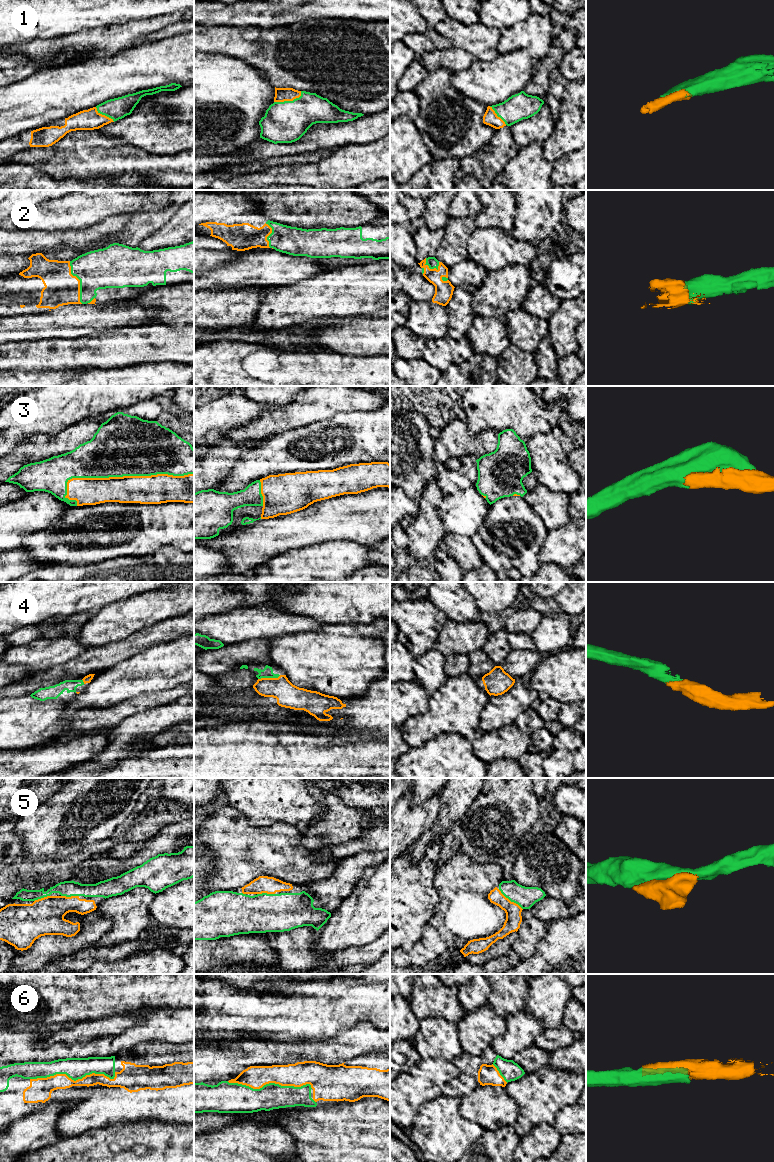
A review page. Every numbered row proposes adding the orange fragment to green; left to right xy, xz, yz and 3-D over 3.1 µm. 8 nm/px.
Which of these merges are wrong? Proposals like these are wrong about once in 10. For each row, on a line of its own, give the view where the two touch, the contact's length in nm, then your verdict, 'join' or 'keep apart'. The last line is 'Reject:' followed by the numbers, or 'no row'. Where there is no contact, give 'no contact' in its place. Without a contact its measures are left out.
1: contact in xz; length 240 nm; join
2: contact in xy; length 360 nm; join
3: contact in xy; length 1050 nm; join
4: contact in xz; length 190 nm; join
5: contact in yz; length 260 nm; join
6: contact in xy; length 700 nm; join
Reject: no row

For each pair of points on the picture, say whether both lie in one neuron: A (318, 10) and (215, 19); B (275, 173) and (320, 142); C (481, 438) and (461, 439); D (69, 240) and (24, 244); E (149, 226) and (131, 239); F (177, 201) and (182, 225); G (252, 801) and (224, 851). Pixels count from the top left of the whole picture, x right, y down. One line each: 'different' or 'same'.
A: same
B: different
C: same
D: same
E: same
F: different
G: different

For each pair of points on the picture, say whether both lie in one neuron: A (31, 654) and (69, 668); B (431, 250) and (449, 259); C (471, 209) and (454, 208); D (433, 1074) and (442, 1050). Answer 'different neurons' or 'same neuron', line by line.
A: different neurons
B: different neurons
C: same neuron
D: different neurons

